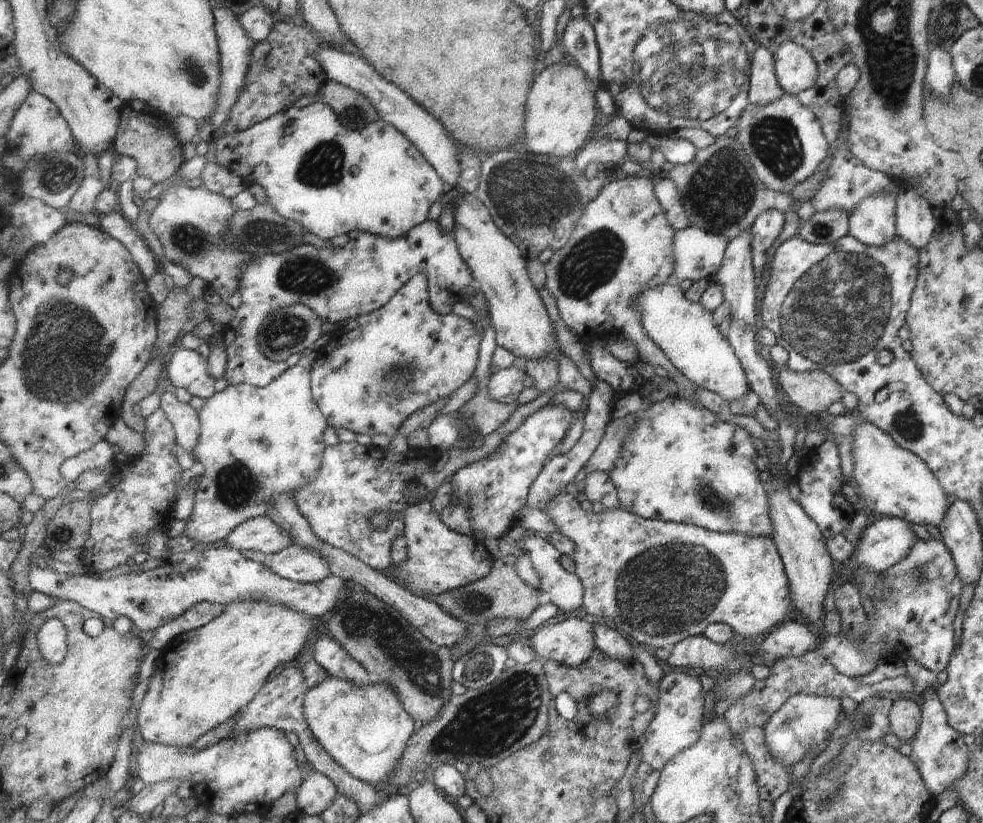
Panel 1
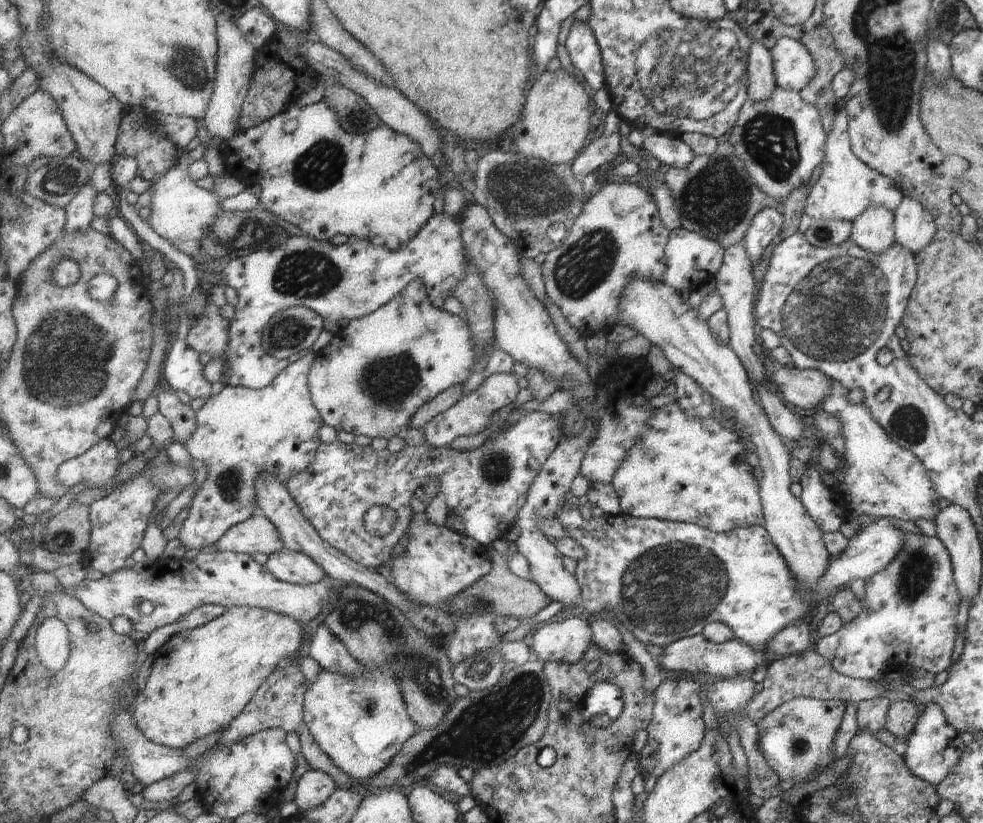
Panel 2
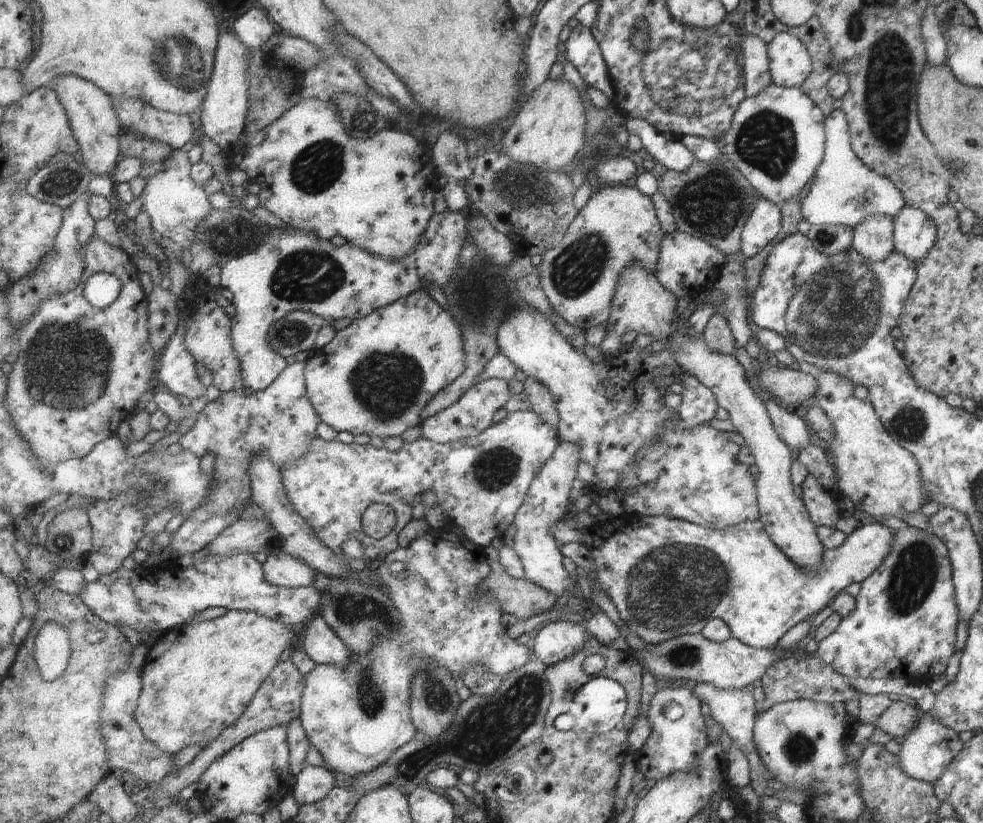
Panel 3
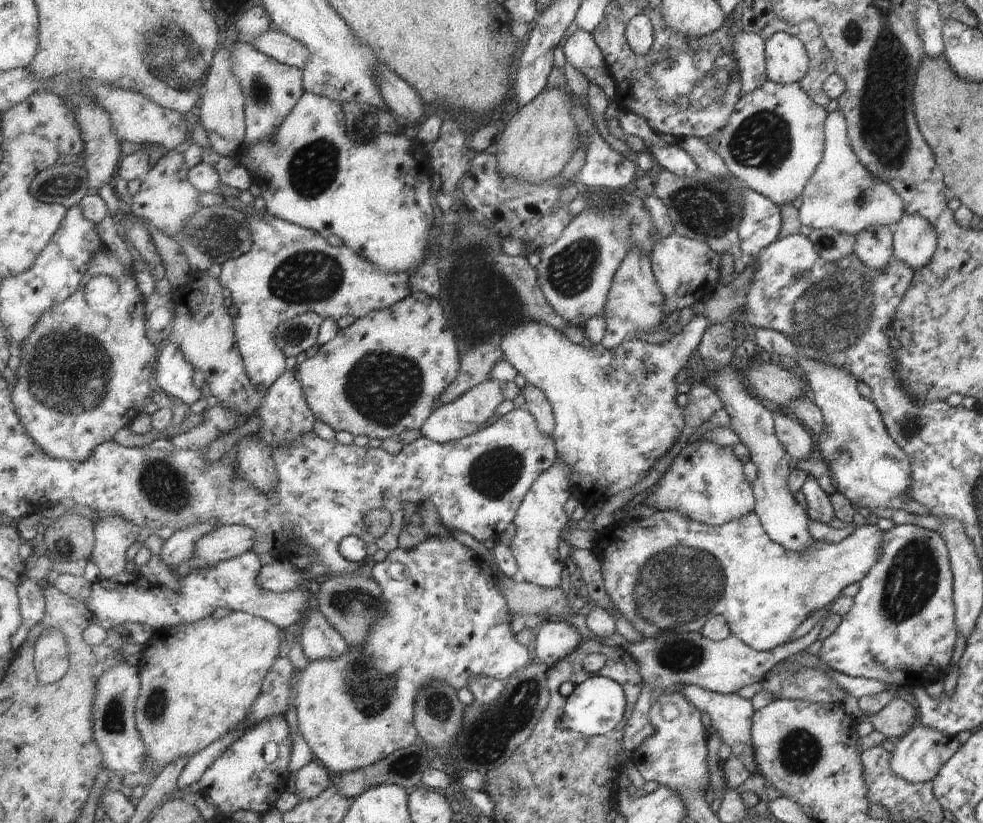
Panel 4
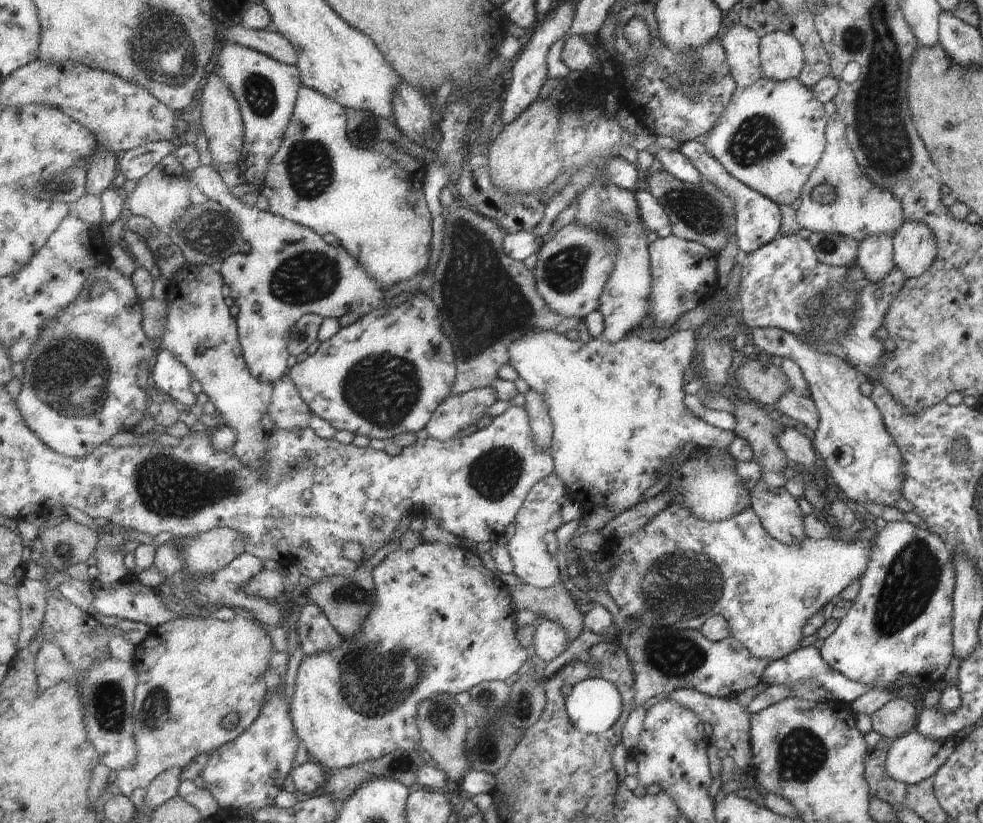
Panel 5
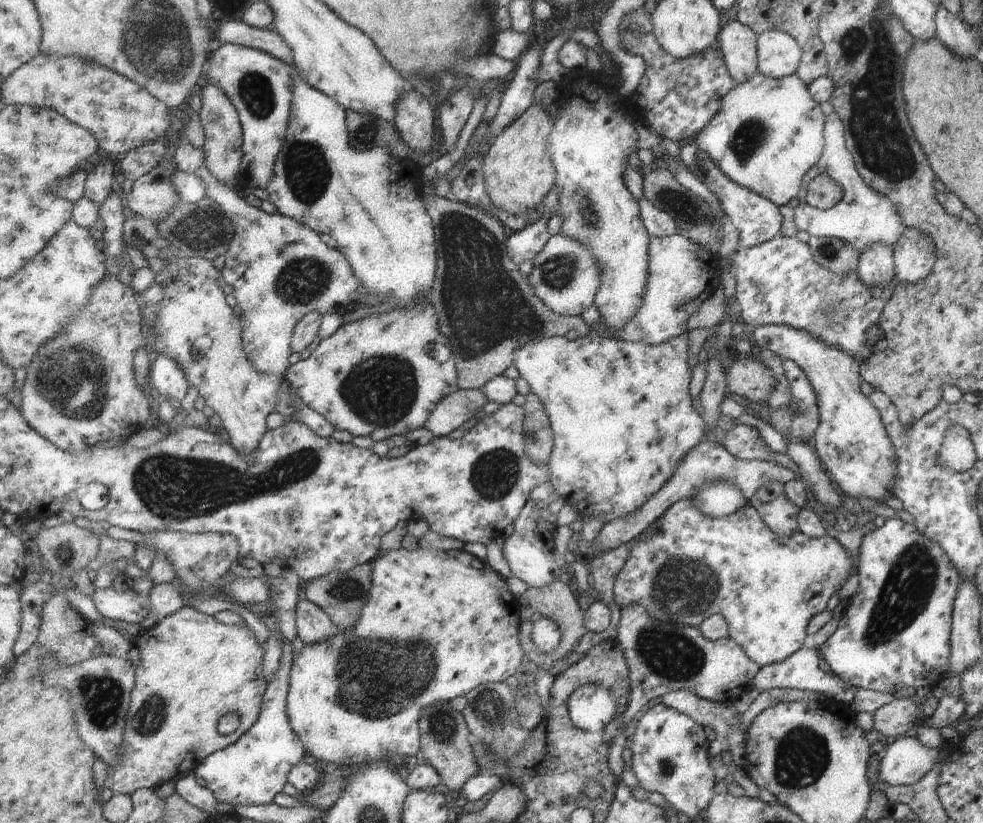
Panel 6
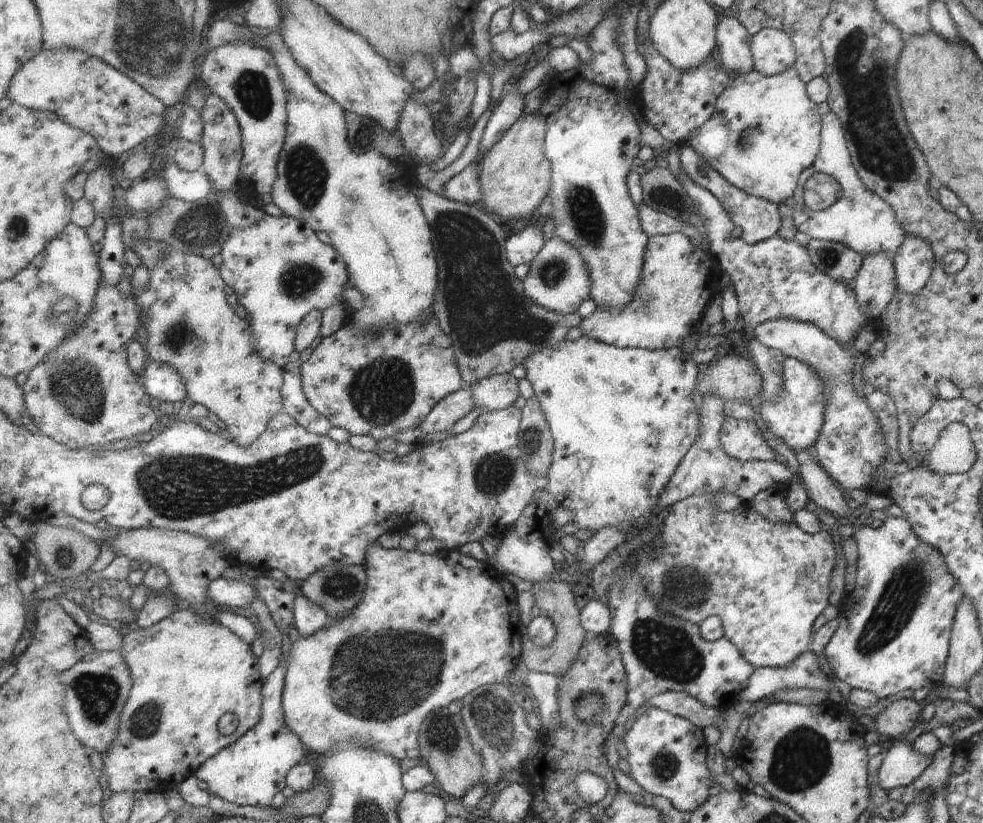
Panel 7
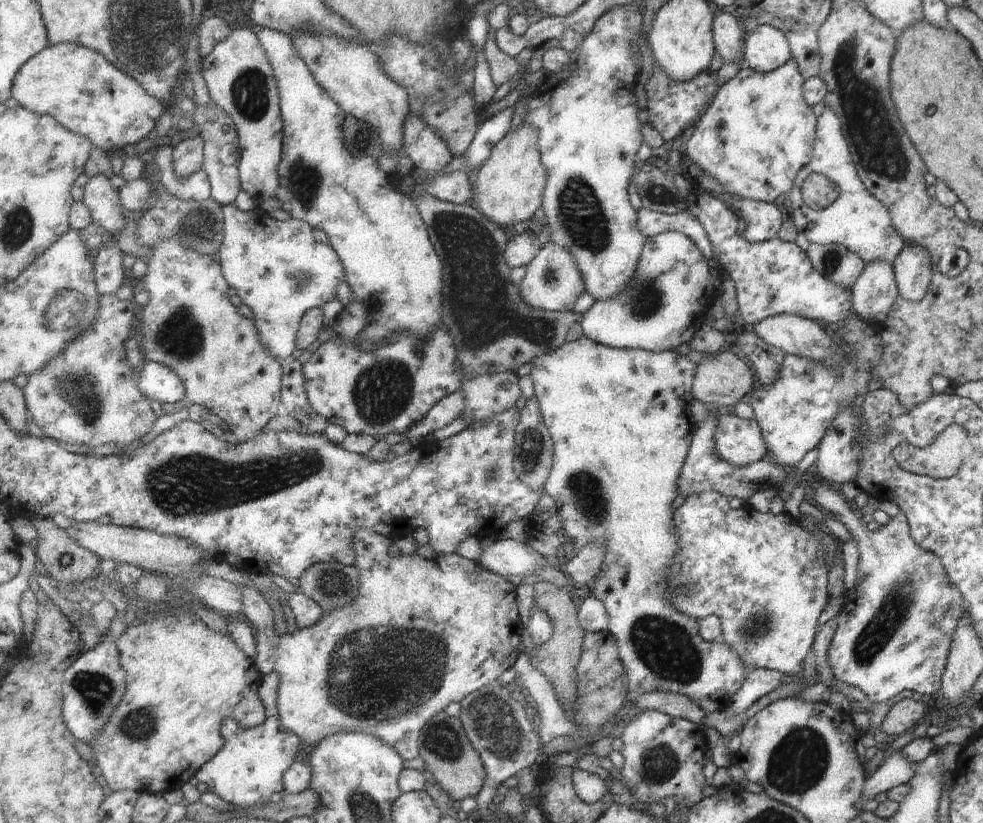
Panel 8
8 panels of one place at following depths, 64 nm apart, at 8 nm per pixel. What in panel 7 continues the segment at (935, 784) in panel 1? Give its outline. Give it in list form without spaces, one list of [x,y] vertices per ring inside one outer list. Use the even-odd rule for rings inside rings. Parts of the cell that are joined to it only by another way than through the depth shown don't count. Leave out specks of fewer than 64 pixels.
[[[900,738],[886,742],[881,766],[873,780],[879,789],[891,791],[916,781],[929,767],[932,756],[920,756],[912,752],[909,743]]]

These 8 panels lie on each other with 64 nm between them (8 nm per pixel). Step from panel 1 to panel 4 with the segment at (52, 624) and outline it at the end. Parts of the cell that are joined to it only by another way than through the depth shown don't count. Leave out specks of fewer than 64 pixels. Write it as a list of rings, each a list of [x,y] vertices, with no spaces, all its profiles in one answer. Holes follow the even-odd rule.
[[[60,626],[47,628],[47,632],[41,634],[35,652],[35,668],[39,682],[43,686],[59,682],[63,676],[67,676],[71,664],[65,636]]]

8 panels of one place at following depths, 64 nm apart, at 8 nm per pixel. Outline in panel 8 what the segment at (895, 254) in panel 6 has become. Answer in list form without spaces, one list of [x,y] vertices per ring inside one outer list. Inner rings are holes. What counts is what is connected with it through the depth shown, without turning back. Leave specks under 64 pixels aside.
[[[905,245],[890,268],[898,296],[913,304],[919,303],[927,293],[931,266],[927,252],[918,245]]]

